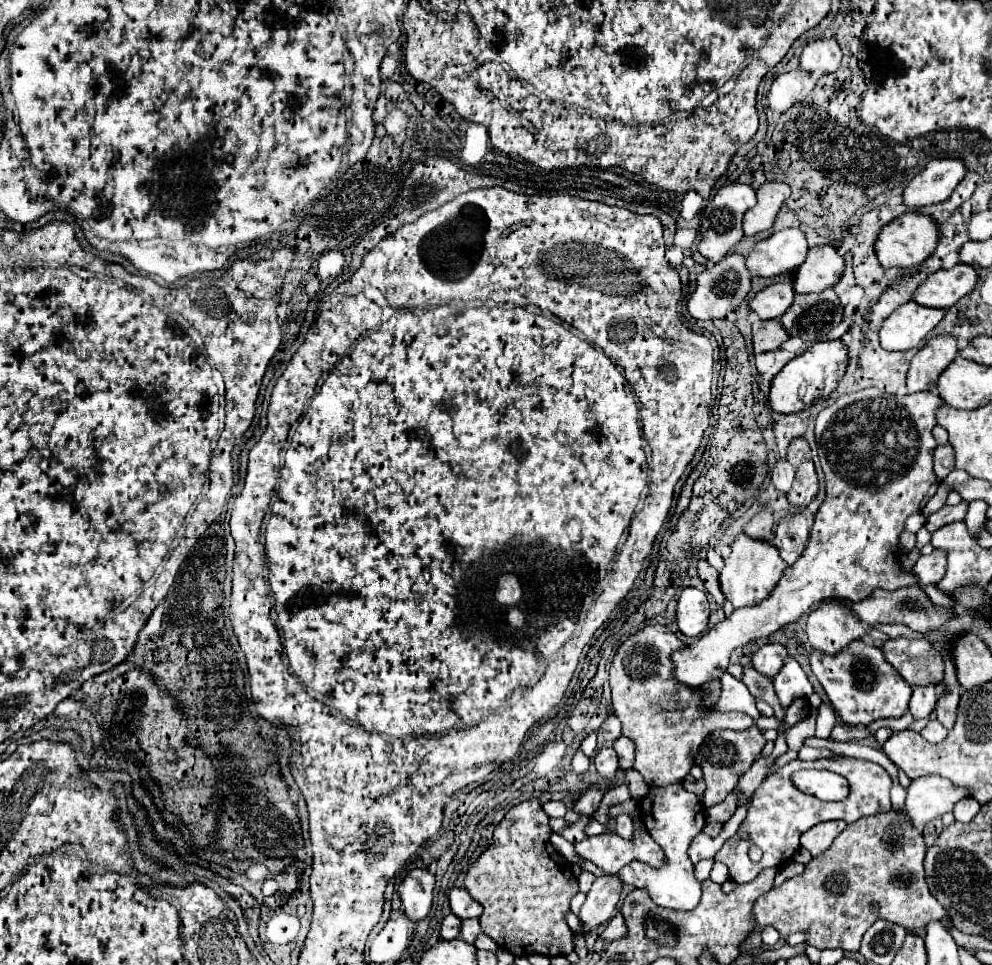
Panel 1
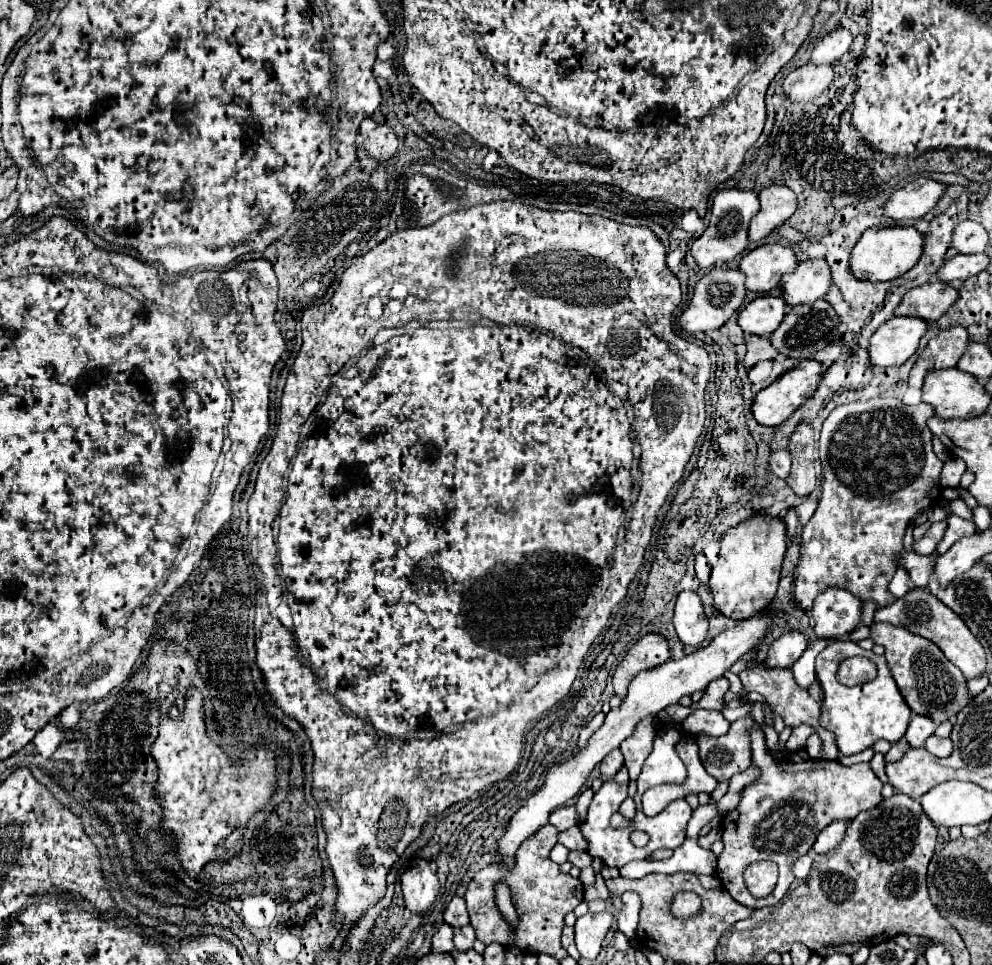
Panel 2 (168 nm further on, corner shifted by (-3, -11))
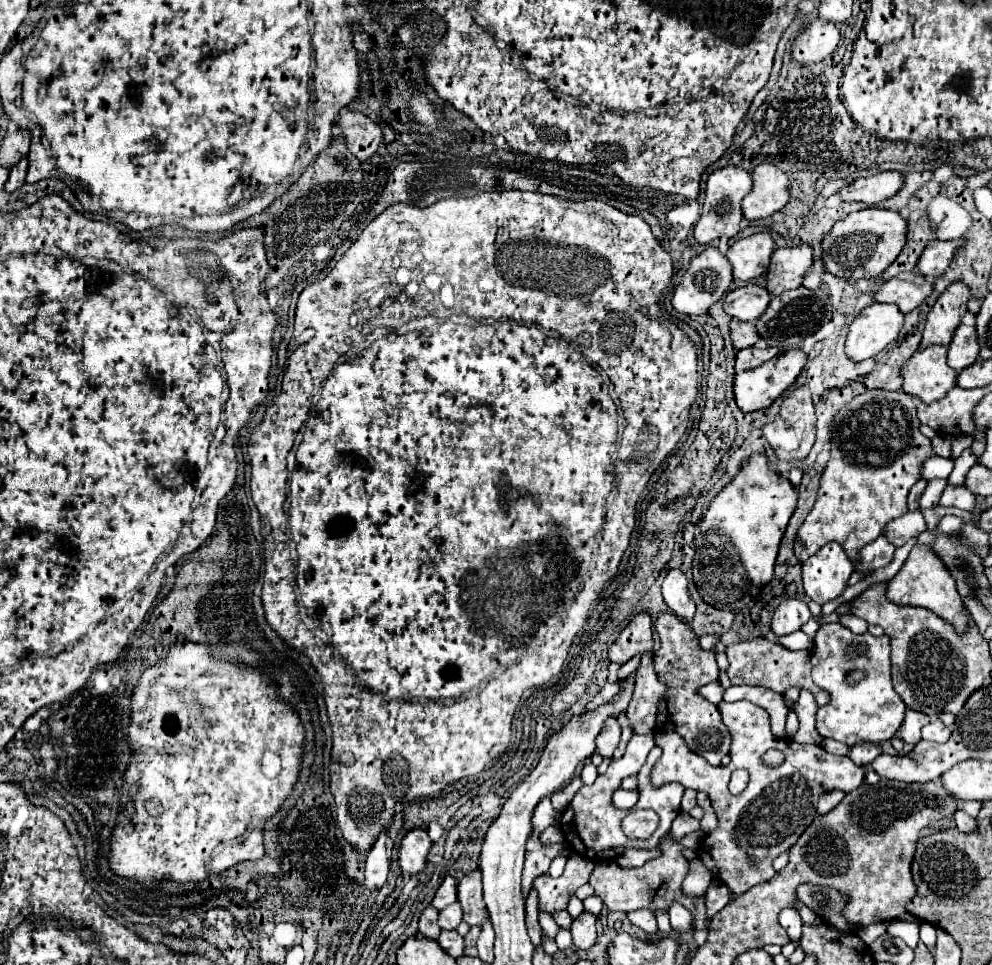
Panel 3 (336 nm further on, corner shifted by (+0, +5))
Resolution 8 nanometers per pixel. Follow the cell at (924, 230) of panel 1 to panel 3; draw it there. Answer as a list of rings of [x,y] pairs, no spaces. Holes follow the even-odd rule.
[[[866,208],[838,220],[822,240],[822,260],[826,270],[840,278],[876,278],[902,252],[906,244],[908,222],[898,212],[886,208]]]

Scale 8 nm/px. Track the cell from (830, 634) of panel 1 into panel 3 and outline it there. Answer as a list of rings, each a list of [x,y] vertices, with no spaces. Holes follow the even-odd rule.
[[[826,544],[808,560],[808,564],[802,566],[804,592],[810,600],[824,606],[826,602],[842,596],[852,572],[854,566],[846,552],[838,544]]]

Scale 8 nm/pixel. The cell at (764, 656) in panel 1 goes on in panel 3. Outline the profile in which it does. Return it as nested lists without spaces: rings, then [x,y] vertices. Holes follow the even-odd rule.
[[[784,600],[772,616],[772,626],[770,626],[772,634],[776,638],[788,636],[788,634],[800,630],[810,620],[810,616],[812,614],[804,600]]]

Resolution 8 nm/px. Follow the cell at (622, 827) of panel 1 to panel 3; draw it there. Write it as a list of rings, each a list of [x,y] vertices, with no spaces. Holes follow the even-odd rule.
[[[618,788],[612,796],[612,802],[616,808],[624,808],[624,810],[630,810],[638,800],[638,790],[622,790]]]

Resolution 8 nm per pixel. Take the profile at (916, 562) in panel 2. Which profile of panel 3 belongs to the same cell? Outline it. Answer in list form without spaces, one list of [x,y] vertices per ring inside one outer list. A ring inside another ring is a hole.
[[[880,536],[872,544],[868,544],[868,548],[864,548],[864,552],[860,552],[860,564],[856,566],[856,570],[884,568],[892,562],[894,552],[896,552],[896,546],[886,536]]]

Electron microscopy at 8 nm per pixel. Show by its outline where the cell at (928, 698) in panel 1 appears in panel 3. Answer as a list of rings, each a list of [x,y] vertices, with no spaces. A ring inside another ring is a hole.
[[[906,710],[906,718],[900,726],[900,738],[906,742],[906,744],[916,744],[920,740],[920,730],[924,724],[928,724],[930,718],[922,712],[916,712],[916,710]]]

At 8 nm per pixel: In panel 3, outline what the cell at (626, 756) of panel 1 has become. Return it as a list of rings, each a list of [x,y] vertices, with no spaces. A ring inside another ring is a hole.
[[[644,654],[642,664],[636,674],[634,696],[626,710],[626,718],[634,734],[654,736],[654,726],[656,726],[656,716],[658,716],[656,704],[666,696],[666,692],[668,692],[668,686],[656,680],[653,654]]]

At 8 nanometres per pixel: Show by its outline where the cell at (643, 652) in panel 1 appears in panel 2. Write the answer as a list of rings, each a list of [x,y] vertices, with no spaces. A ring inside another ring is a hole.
[[[655,632],[645,634],[639,642],[635,642],[631,646],[631,650],[621,660],[621,664],[617,666],[617,670],[613,674],[613,688],[615,688],[617,696],[625,698],[629,682],[641,670],[659,666],[659,664],[663,664],[667,660],[669,660],[669,646],[667,646],[665,636],[663,634],[655,634]]]

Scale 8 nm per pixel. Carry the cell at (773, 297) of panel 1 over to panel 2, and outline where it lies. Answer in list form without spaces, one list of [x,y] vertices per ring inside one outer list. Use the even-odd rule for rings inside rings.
[[[759,296],[739,312],[737,324],[747,334],[763,336],[775,332],[785,314],[787,314],[787,304],[783,298]]]

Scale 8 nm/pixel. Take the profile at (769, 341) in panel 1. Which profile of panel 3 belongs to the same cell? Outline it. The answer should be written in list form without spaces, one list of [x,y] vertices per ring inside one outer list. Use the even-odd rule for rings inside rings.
[[[734,318],[730,322],[730,336],[732,336],[734,350],[750,348],[760,340],[760,334],[758,334],[758,330],[752,322],[740,322],[740,320],[734,320]]]

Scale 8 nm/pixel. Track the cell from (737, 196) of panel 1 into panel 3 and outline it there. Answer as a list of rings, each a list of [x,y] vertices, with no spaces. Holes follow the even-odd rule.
[[[718,168],[708,176],[704,210],[694,226],[694,238],[698,244],[708,246],[710,242],[726,236],[734,238],[742,228],[742,198],[752,190],[752,174],[742,168]]]

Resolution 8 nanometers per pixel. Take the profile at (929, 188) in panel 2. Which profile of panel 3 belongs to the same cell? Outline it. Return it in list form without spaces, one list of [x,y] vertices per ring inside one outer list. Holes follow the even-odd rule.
[[[888,170],[888,172],[878,172],[868,178],[858,178],[854,180],[848,188],[840,190],[840,196],[844,200],[854,200],[854,202],[864,202],[868,206],[878,206],[880,202],[892,198],[904,188],[906,174]]]

